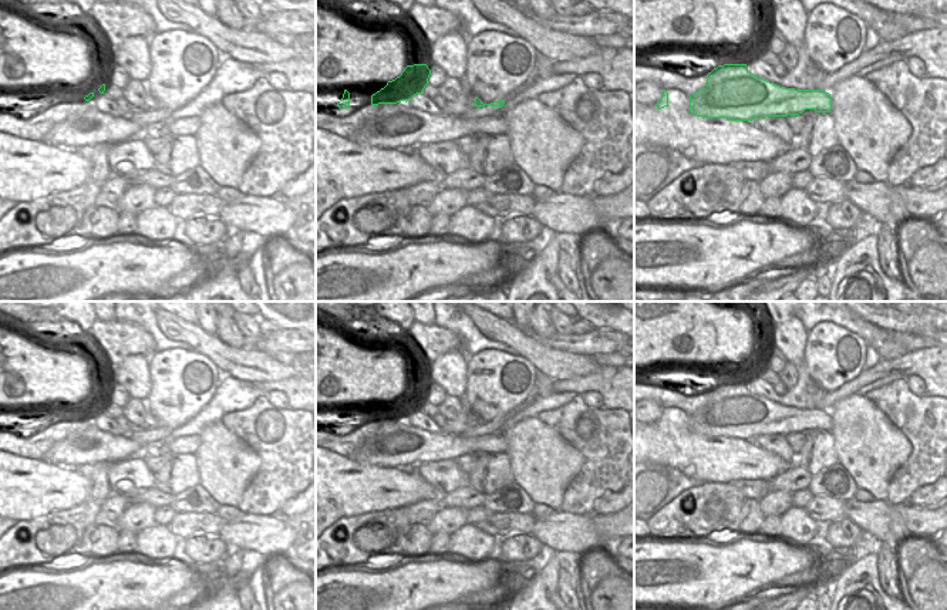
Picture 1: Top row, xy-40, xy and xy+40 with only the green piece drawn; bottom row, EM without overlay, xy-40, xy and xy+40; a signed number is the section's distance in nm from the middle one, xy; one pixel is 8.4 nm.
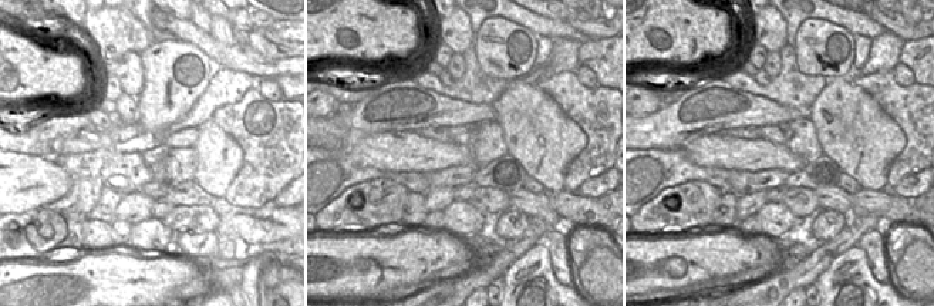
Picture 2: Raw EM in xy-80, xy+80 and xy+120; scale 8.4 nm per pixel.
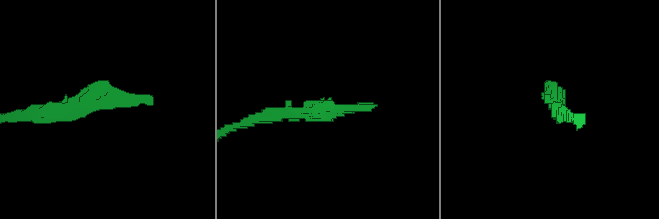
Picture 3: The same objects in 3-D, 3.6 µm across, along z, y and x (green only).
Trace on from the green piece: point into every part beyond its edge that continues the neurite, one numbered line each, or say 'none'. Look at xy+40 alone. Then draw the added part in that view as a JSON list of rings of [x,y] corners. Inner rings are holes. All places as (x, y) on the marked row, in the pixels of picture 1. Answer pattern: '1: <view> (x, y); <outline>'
none

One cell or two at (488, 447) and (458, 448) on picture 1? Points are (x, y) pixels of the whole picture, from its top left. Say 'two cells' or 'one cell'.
one cell

